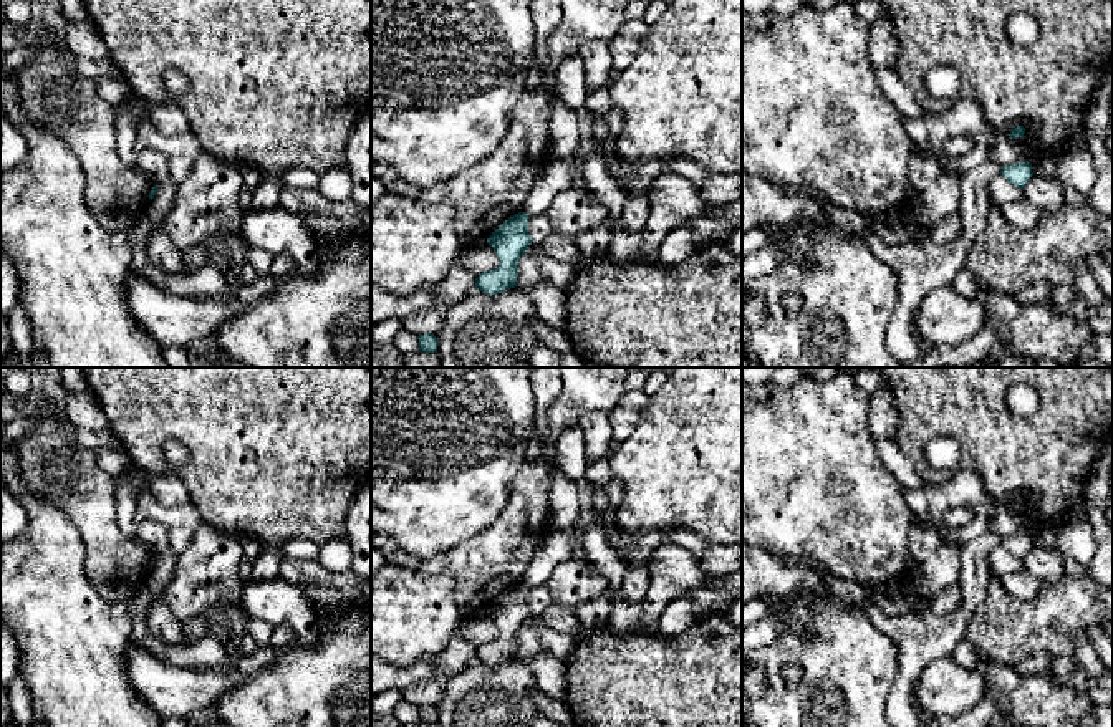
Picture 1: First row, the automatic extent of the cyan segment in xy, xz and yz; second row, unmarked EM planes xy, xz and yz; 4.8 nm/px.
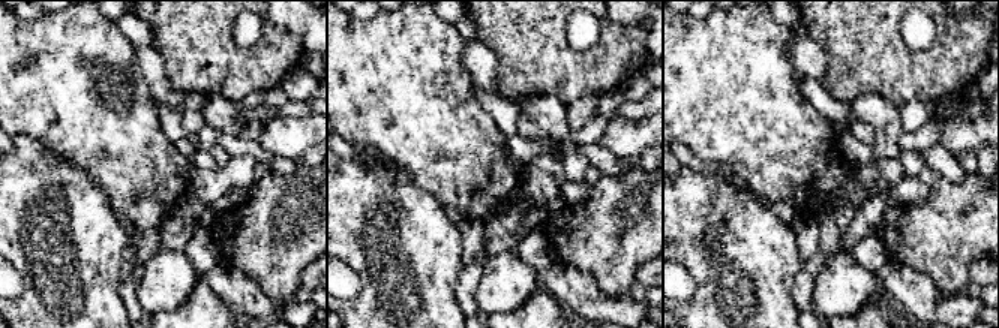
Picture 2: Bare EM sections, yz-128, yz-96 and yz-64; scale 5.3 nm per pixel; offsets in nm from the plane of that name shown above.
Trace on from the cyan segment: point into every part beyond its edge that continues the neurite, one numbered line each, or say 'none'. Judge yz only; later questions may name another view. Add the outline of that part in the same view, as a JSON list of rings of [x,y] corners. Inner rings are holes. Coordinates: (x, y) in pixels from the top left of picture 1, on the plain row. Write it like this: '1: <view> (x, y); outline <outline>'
none

